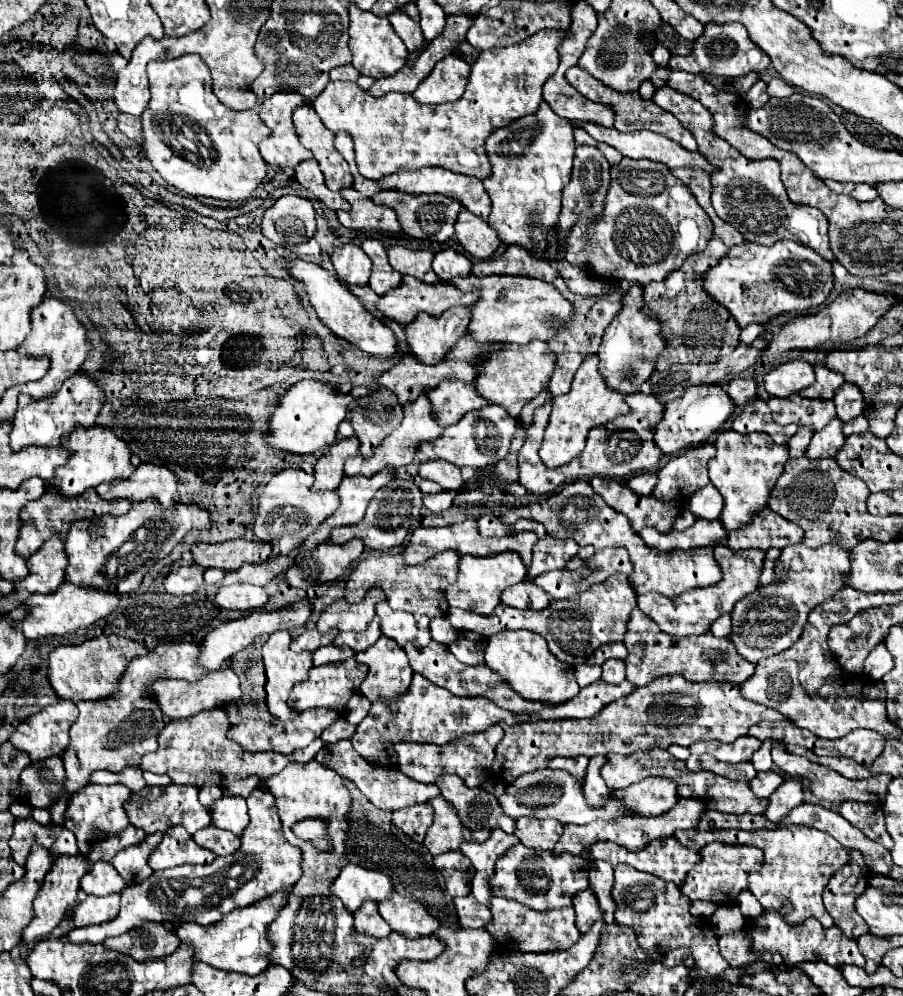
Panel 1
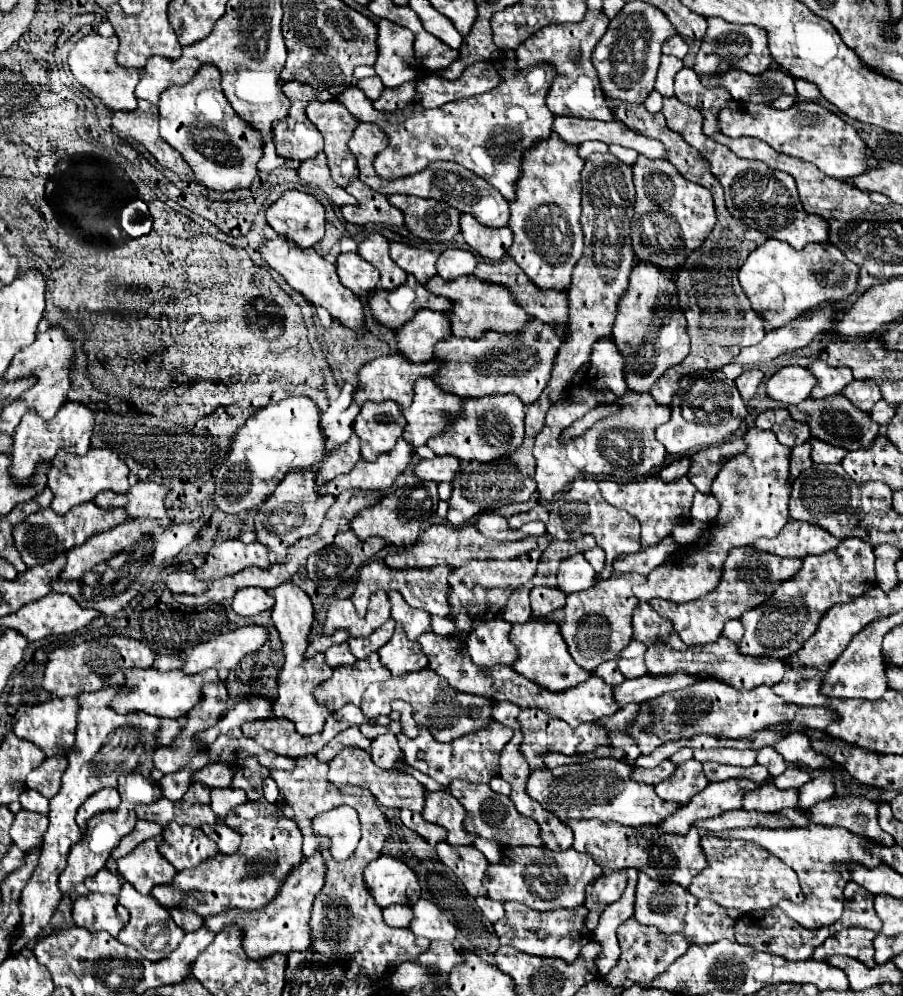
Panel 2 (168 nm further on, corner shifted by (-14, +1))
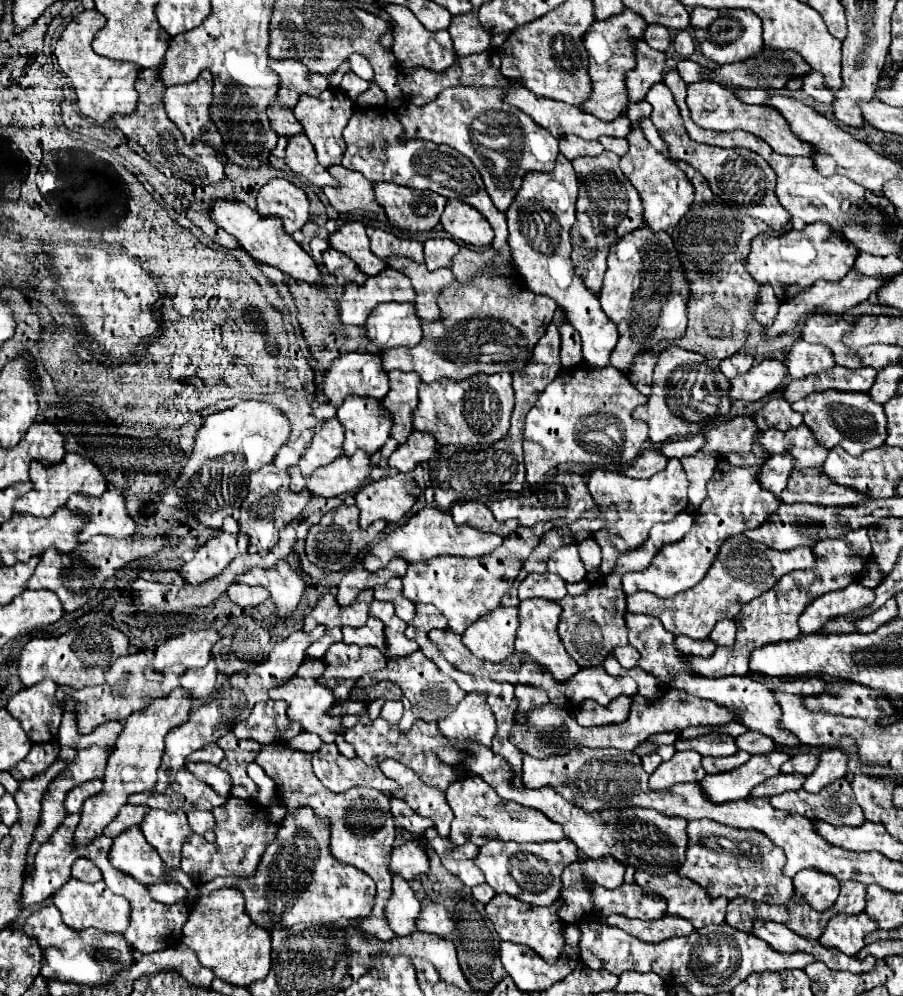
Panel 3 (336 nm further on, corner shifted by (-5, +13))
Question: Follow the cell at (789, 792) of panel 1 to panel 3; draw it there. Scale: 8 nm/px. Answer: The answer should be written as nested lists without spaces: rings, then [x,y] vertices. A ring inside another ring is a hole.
[[[826,749],[820,755],[816,771],[806,775],[802,789],[806,789],[808,793],[818,793],[822,787],[844,777],[846,775],[846,761],[848,761],[848,757],[840,749]]]

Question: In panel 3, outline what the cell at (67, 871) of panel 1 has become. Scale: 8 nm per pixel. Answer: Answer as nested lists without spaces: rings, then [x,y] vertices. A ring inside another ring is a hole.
[[[174,689],[168,697],[154,699],[146,709],[132,713],[126,723],[124,731],[120,733],[114,753],[108,757],[106,765],[106,775],[104,775],[104,789],[102,793],[90,797],[80,815],[80,823],[74,831],[74,847],[90,843],[94,837],[102,835],[102,829],[118,815],[118,809],[126,805],[128,795],[132,793],[142,793],[144,789],[150,791],[156,785],[156,771],[164,753],[164,737],[172,727],[178,727],[188,719],[190,713],[190,695],[184,689]]]

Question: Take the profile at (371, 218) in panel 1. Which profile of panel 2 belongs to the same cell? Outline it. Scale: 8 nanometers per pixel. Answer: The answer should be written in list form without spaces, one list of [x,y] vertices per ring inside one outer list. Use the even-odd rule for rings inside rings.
[[[351,179],[345,187],[349,195],[357,199],[357,205],[343,205],[341,213],[345,221],[355,225],[367,223],[383,223],[383,225],[403,225],[403,213],[389,205],[387,197],[373,191],[359,179]]]

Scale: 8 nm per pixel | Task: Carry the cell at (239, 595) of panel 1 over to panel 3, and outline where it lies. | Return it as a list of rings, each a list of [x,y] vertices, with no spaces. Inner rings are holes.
[[[232,583],[226,593],[228,593],[230,601],[240,605],[240,607],[260,605],[270,597],[270,593],[264,591],[264,587],[248,587],[248,585],[242,585],[242,583]]]

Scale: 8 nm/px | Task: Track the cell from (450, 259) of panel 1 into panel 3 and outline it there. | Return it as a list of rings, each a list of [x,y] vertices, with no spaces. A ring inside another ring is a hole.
[[[428,239],[424,243],[424,257],[426,257],[426,267],[430,271],[440,269],[440,267],[450,267],[454,255],[460,251],[458,243],[454,239]]]

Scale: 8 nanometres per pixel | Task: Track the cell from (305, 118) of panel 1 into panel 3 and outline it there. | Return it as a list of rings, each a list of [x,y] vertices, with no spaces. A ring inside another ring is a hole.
[[[326,89],[324,93],[320,93],[318,97],[310,97],[310,95],[302,95],[298,105],[294,107],[294,115],[296,119],[302,123],[304,133],[308,135],[310,143],[316,149],[318,161],[324,167],[330,165],[338,165],[342,161],[342,153],[344,153],[344,139],[342,139],[342,131],[348,123],[348,119],[354,113],[354,103],[352,99],[348,99],[344,93],[340,93],[338,89]]]

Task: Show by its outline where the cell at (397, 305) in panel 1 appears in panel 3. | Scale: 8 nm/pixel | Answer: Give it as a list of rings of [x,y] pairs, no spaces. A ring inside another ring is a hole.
[[[384,269],[382,273],[368,277],[364,285],[346,283],[346,291],[338,305],[340,321],[346,325],[364,325],[374,307],[388,301],[414,301],[410,279],[396,269]]]

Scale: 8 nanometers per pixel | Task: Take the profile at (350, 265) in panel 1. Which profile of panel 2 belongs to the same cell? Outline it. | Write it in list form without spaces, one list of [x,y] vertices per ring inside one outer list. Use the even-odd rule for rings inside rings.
[[[341,253],[335,261],[341,283],[355,295],[367,295],[379,285],[379,271],[367,261],[359,259],[357,253]]]

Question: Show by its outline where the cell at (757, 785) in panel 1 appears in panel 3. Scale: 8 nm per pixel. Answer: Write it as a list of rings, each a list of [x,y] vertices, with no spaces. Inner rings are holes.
[[[798,753],[794,757],[790,757],[790,761],[786,761],[782,765],[782,773],[802,773],[802,775],[810,775],[818,765],[818,755],[816,753]]]

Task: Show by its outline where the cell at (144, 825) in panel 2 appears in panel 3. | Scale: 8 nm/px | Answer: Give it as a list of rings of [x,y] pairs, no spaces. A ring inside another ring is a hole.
[[[126,803],[126,805],[120,809],[118,817],[104,829],[104,835],[110,837],[110,839],[118,837],[118,835],[124,833],[126,829],[130,829],[130,827],[134,827],[134,825],[140,825],[146,813],[148,813],[148,807],[146,807],[146,805],[134,807],[134,805],[130,805],[130,803]]]

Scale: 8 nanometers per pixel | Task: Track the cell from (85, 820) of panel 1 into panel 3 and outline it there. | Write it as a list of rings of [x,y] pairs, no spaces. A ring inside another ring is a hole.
[[[94,779],[94,781],[88,781],[88,783],[84,783],[84,785],[74,787],[74,789],[68,793],[68,797],[66,797],[66,811],[68,811],[68,813],[80,813],[82,803],[84,803],[88,797],[92,797],[92,795],[96,795],[96,793],[100,793],[100,791],[102,791],[102,781],[100,781],[100,779]]]

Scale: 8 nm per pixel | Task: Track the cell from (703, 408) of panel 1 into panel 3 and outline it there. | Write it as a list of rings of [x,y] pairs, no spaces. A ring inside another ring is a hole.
[[[670,345],[658,357],[658,363],[654,369],[652,395],[648,397],[648,403],[636,407],[632,415],[648,423],[652,443],[664,443],[668,439],[706,429],[720,417],[726,417],[720,413],[728,411],[730,405],[732,405],[730,381],[724,377],[720,367],[712,365],[712,361],[700,353],[692,353],[692,351]]]

